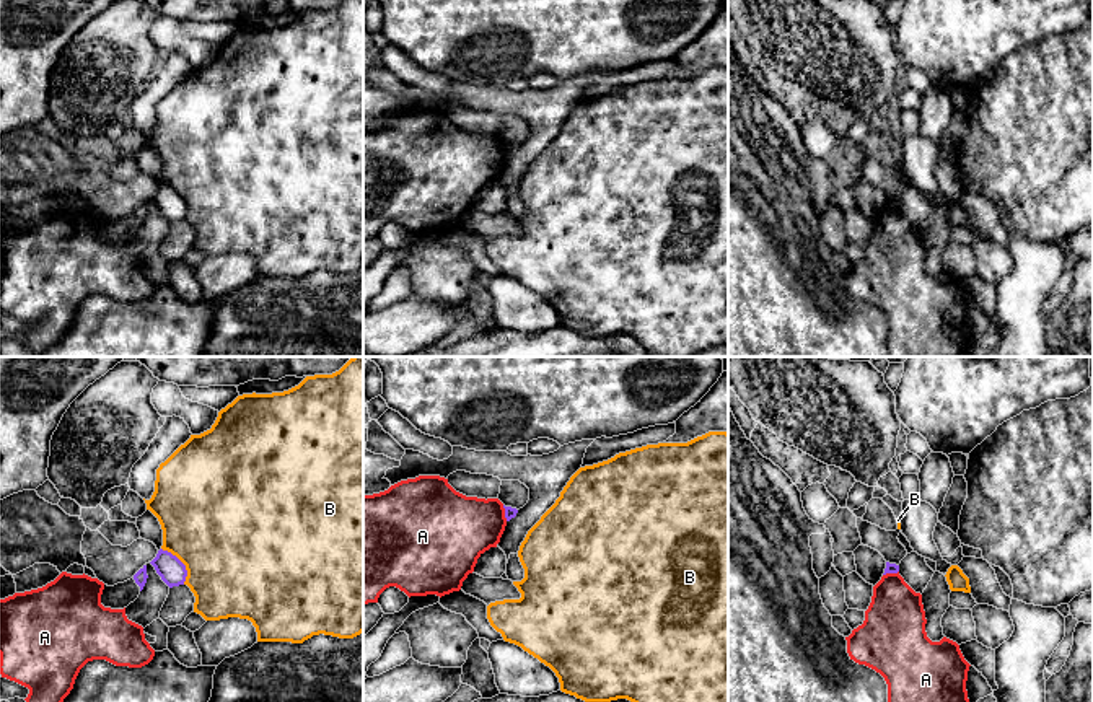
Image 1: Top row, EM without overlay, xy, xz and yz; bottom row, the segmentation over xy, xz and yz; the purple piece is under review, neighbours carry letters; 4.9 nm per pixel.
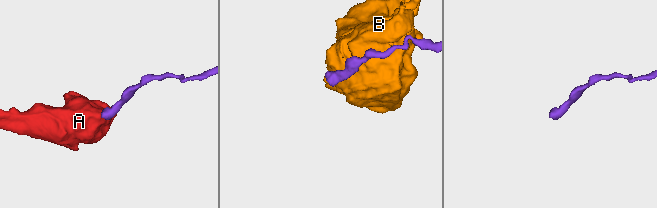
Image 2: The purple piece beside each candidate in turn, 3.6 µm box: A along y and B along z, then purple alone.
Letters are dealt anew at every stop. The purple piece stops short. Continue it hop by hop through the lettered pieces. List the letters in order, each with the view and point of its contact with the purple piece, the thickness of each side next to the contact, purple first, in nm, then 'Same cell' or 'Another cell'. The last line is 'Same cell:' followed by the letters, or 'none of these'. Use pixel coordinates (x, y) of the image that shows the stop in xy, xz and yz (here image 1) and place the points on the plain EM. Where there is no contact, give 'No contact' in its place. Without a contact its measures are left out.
A: Touches purple at xz (505, 149). Thickness 50 nm (purple) against 320 nm. Another cell
B: Touches purple at xy (183, 199). Thickness 130 nm (purple) against 500 nm. Another cell
Same cell: none of these

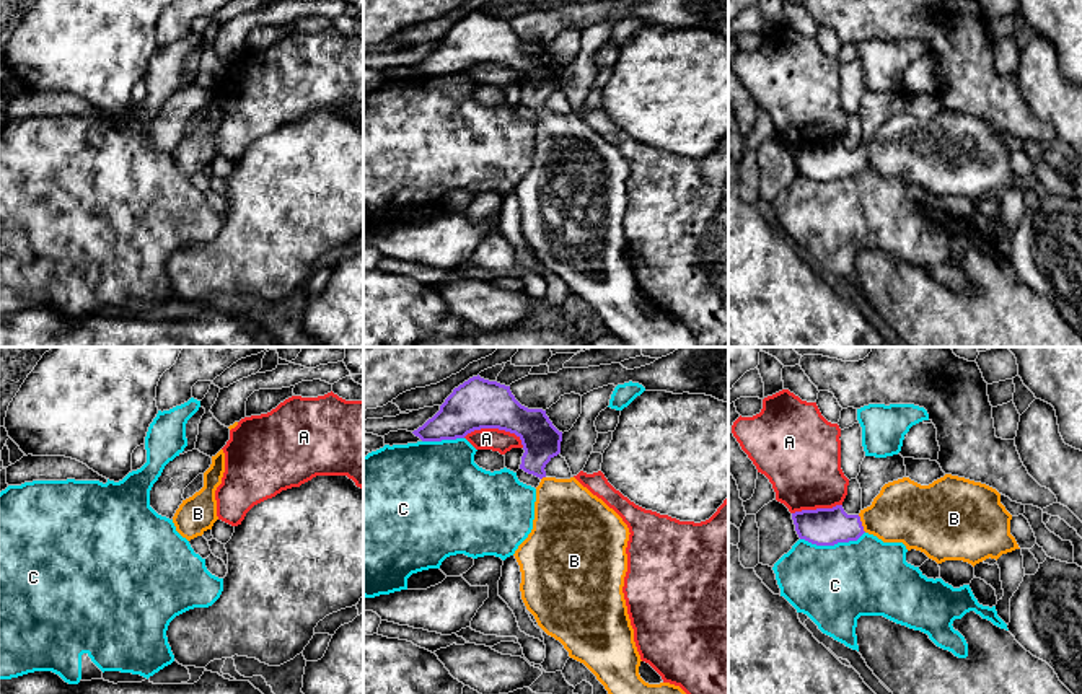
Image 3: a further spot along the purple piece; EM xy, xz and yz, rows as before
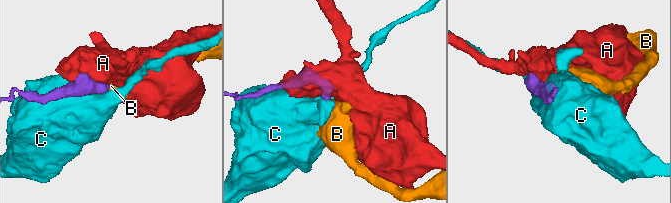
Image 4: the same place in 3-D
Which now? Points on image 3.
A: Touches purple at xz (496, 62). Thickness 240 nm (purple) against 110 nm. Another cell
B: Touches purple at yz (861, 158). Thickness 190 nm (purple) against 300 nm. Same cell
C: Touches purple at yz (831, 180). Thickness 190 nm (purple) against 400 nm. Another cell
Same cell: B

